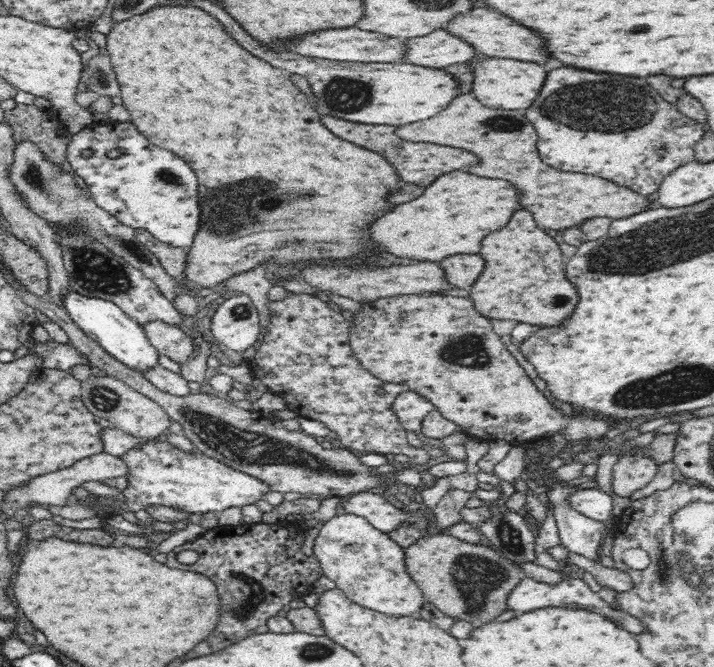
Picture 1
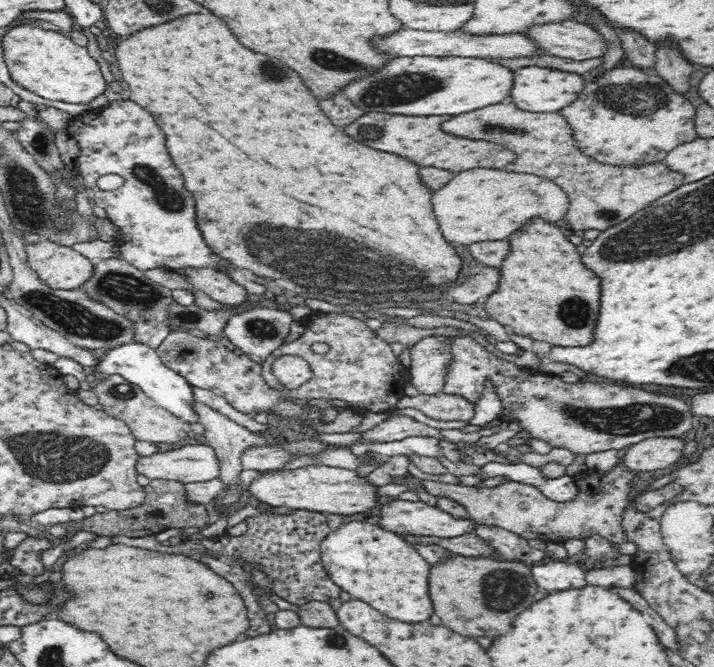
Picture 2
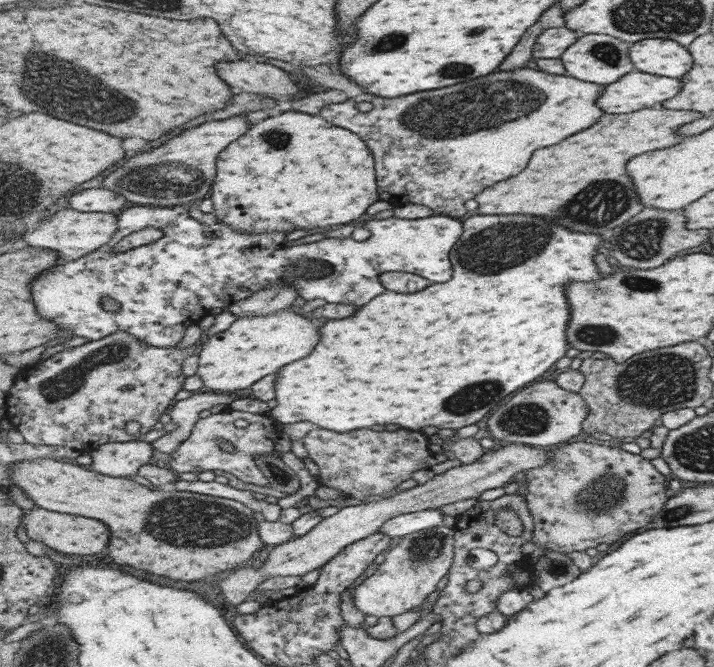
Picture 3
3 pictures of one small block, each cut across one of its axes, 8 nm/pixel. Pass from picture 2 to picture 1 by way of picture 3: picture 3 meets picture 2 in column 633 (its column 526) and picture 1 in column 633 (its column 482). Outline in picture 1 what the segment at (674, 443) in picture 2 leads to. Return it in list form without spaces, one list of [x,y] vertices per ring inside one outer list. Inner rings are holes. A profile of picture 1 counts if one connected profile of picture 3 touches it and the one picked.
[[[637,455],[622,458],[613,467],[612,492],[622,498],[630,498],[634,492],[650,484],[657,474],[654,461]]]

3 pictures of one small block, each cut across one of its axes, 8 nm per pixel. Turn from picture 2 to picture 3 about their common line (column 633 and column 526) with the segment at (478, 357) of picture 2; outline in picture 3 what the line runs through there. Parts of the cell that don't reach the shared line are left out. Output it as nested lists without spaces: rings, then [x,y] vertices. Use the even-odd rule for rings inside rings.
[[[543,381],[529,385],[510,396],[501,407],[494,409],[486,422],[493,438],[506,444],[531,444],[535,447],[555,448],[583,436],[583,422],[587,419],[587,402],[576,392],[565,390],[557,381]]]

